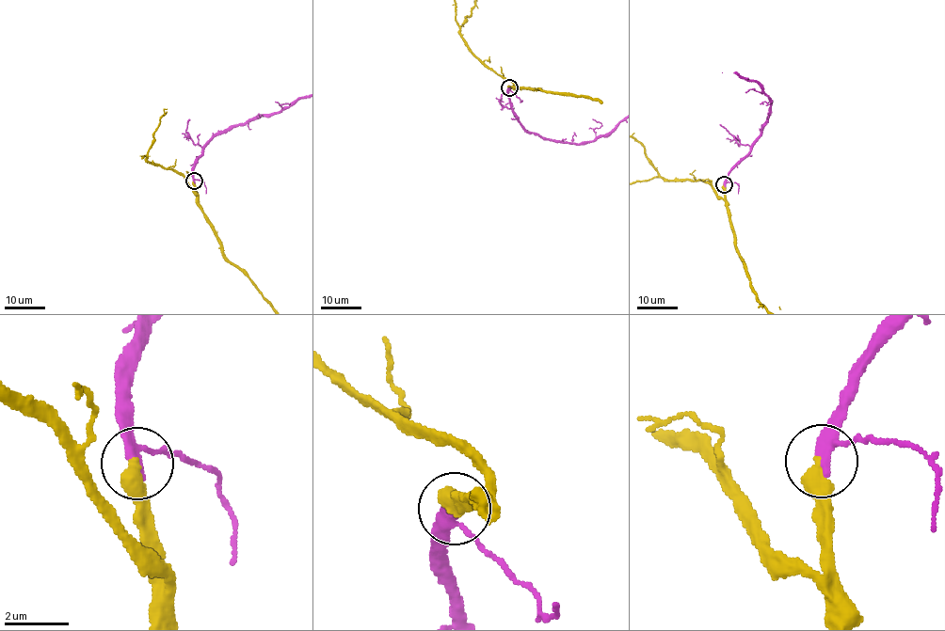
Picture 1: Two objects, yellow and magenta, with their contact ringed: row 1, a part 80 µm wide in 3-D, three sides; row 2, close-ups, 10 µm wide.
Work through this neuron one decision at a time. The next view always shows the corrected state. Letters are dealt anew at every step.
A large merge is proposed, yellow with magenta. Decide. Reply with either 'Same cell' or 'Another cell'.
Same cell

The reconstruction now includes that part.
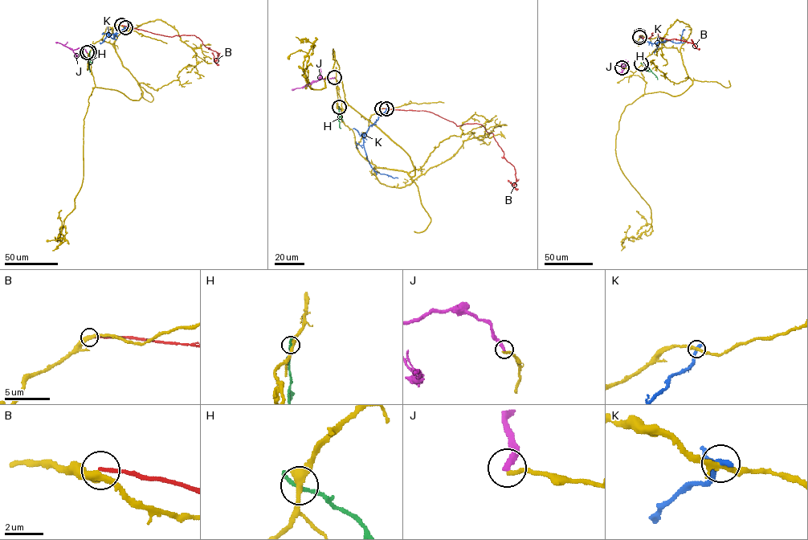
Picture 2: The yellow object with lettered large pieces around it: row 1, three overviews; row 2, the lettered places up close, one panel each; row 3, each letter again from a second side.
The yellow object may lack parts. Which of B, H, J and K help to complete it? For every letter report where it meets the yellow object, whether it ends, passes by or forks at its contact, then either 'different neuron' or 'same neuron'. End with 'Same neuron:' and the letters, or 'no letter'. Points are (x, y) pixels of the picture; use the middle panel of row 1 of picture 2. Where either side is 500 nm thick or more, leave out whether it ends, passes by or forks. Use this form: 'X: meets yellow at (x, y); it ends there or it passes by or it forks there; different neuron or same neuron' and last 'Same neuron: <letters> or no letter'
B: meets yellow at (381, 108); it ends there; different neuron
H: meets yellow at (339, 107); it ends there; different neuron
J: meets yellow at (334, 77); it ends there; different neuron
K: meets yellow at (386, 108); it ends there; different neuron
Same neuron: no letter

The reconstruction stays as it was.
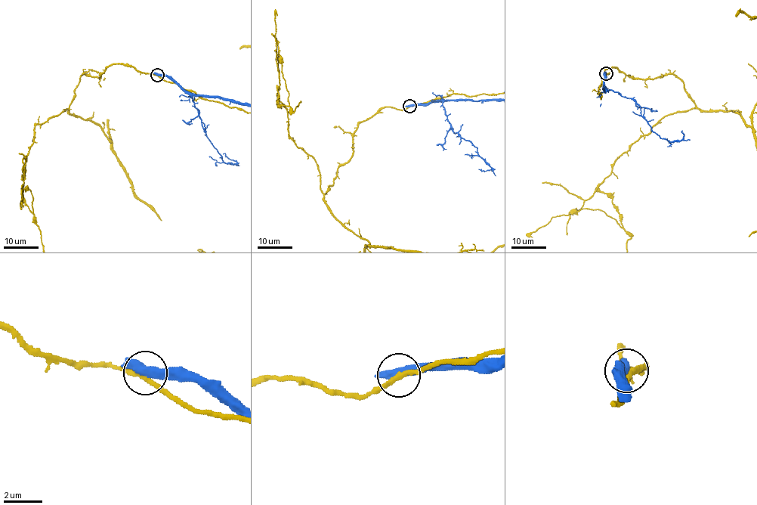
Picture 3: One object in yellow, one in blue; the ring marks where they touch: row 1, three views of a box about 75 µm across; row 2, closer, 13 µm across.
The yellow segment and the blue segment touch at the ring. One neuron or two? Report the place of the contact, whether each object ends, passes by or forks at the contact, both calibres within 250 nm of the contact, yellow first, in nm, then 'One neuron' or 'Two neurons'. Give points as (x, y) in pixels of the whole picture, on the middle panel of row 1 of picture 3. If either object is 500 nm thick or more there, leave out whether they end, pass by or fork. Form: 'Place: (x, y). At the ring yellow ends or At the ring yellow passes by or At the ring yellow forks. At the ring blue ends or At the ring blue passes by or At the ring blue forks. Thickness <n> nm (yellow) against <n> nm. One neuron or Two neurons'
Place: (409, 106). Thickness 240 nm (yellow) against 600 nm. Two neurons

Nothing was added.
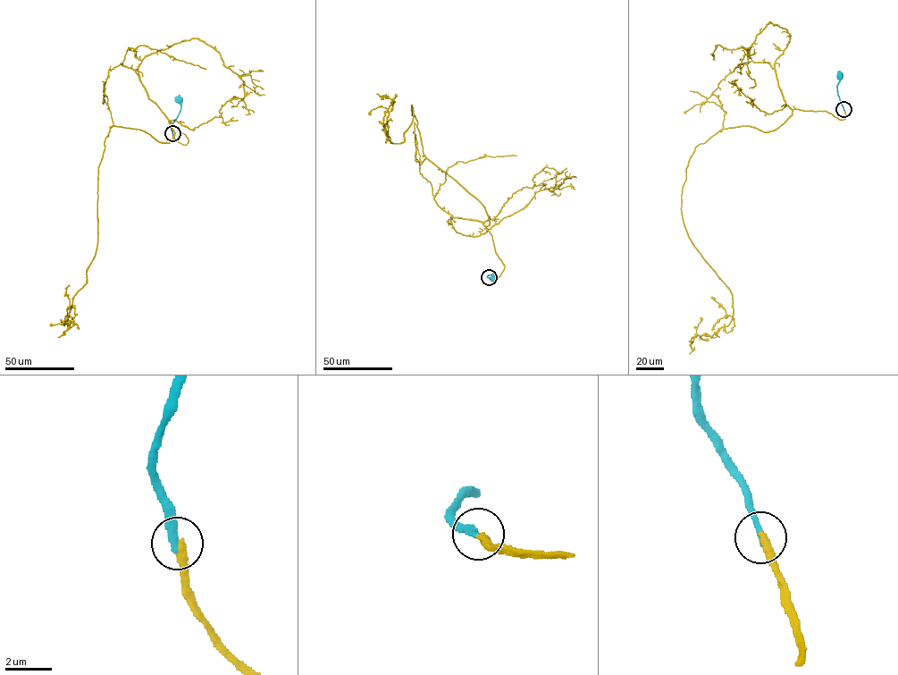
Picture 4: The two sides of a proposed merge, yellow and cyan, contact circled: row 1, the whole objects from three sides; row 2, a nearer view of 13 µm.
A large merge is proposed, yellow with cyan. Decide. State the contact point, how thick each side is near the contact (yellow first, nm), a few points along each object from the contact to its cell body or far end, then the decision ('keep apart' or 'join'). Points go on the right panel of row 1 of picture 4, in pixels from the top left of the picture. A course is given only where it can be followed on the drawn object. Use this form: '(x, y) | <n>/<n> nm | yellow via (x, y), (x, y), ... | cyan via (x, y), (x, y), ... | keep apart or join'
(843, 109) | 360/300 nm | yellow via (843, 109), (793, 109), (775, 130), (721, 129), (696, 147), (683, 225), (733, 316), (689, 354) | cyan via (843, 109), (837, 93), (838, 74) | join

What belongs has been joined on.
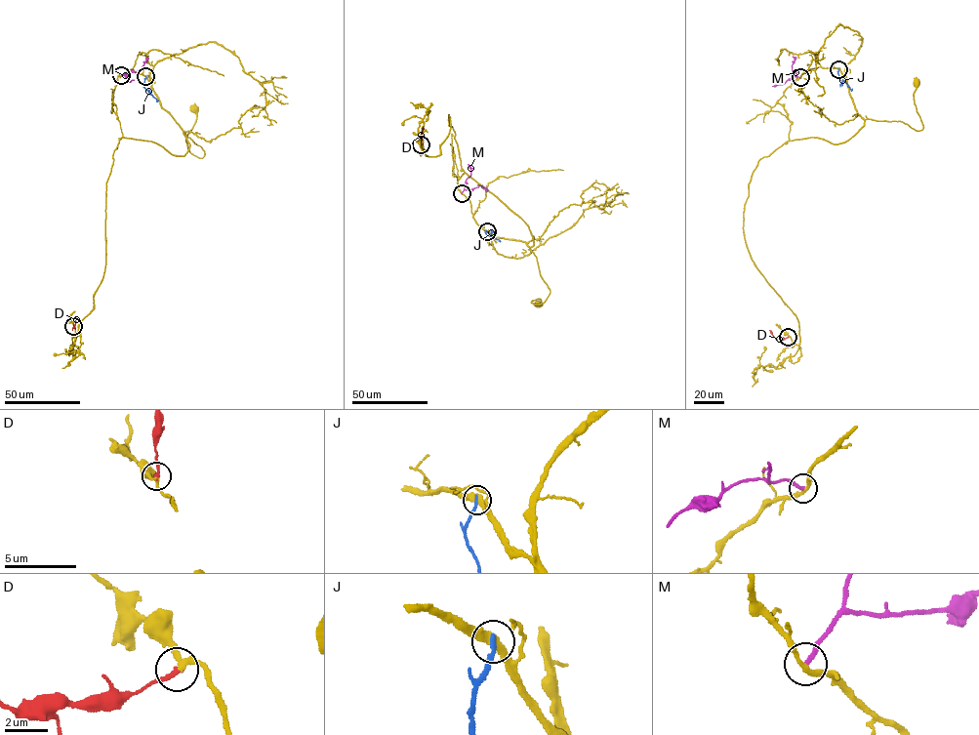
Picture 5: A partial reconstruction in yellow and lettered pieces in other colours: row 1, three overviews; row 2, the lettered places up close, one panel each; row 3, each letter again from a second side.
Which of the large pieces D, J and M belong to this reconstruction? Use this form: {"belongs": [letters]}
{"belongs": ["D"]}

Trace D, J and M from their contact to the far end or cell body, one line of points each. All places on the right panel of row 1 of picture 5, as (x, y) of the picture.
D: (788, 337), (776, 339), (769, 330)
J: (839, 69), (839, 78), (852, 90)
M: (800, 77), (792, 69), (795, 60), (792, 56)

